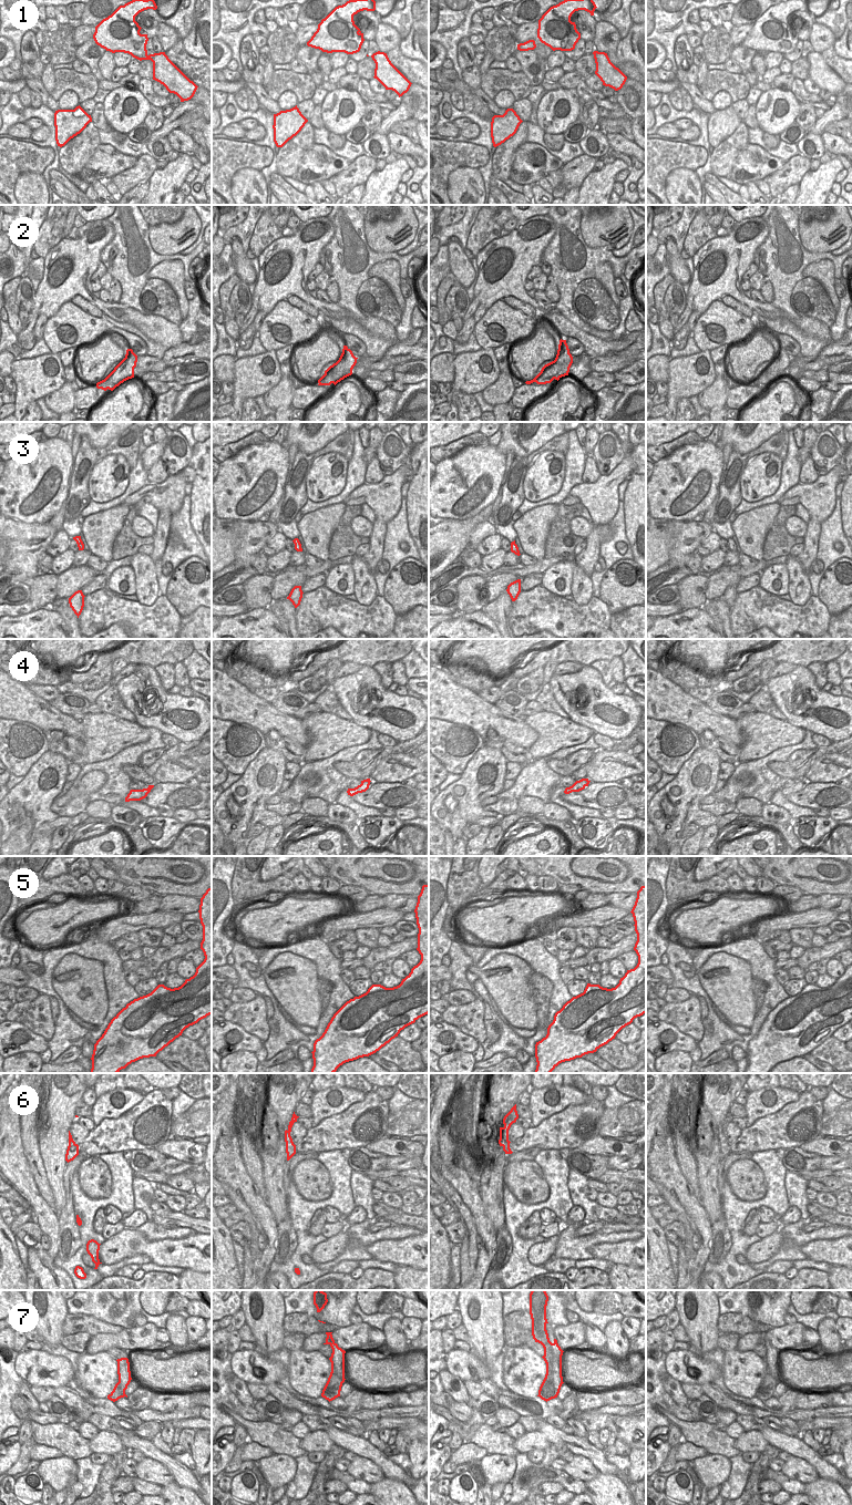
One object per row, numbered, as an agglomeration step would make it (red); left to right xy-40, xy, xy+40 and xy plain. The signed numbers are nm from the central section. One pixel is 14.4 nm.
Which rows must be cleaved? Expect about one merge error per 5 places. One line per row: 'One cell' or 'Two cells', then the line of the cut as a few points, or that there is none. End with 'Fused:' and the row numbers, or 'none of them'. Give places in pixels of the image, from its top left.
1: One cell. No split
2: Two cells. Split along xy (331, 366), (341, 373), (337, 382)
3: One cell. No split
4: One cell. No split
5: One cell. No split
6: One cell. No split
7: Two cells. Split along xy (330, 1335), (332, 1367), (344, 1379)
Fused: 2, 7

